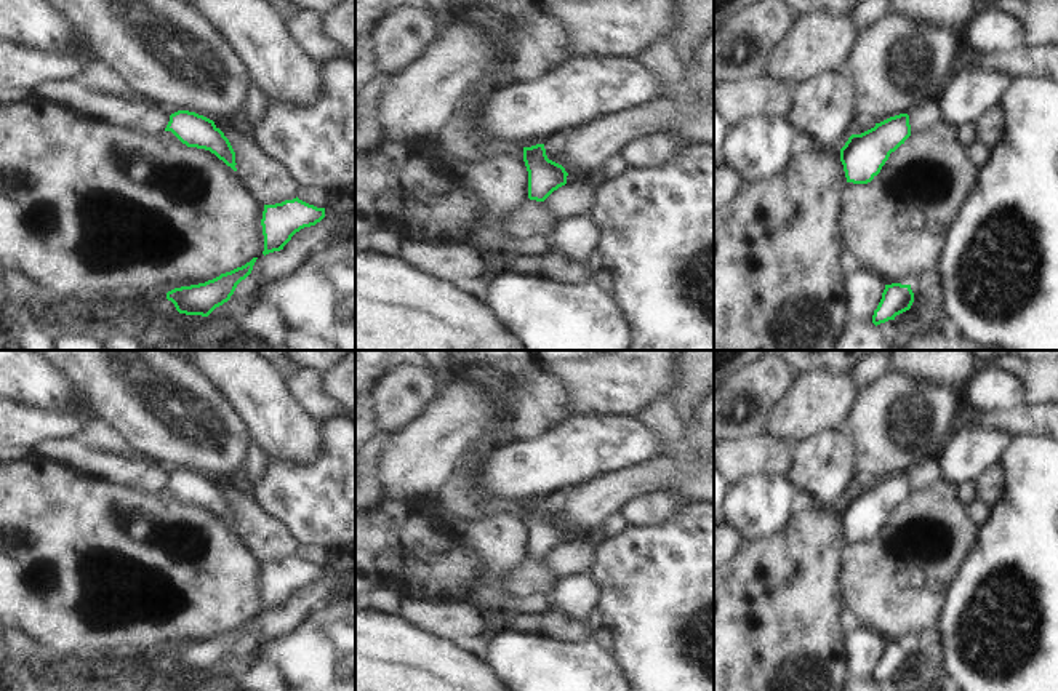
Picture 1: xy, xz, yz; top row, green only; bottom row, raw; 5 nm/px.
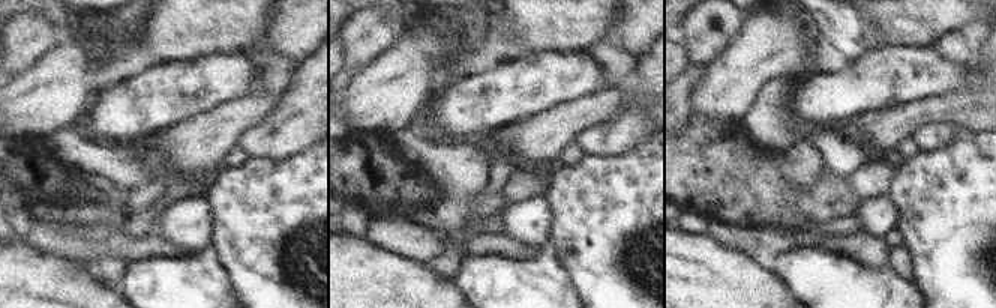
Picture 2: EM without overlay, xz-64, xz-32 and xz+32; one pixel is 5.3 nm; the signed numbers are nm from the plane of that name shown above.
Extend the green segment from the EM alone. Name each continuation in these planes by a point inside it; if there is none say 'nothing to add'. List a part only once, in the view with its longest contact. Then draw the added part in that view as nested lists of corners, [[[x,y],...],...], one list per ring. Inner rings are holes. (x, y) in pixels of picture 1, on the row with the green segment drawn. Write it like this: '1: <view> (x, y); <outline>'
nothing to add

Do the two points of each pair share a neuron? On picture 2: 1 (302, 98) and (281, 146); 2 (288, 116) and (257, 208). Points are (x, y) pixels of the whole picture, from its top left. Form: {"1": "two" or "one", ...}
{"1": "one", "2": "two"}

